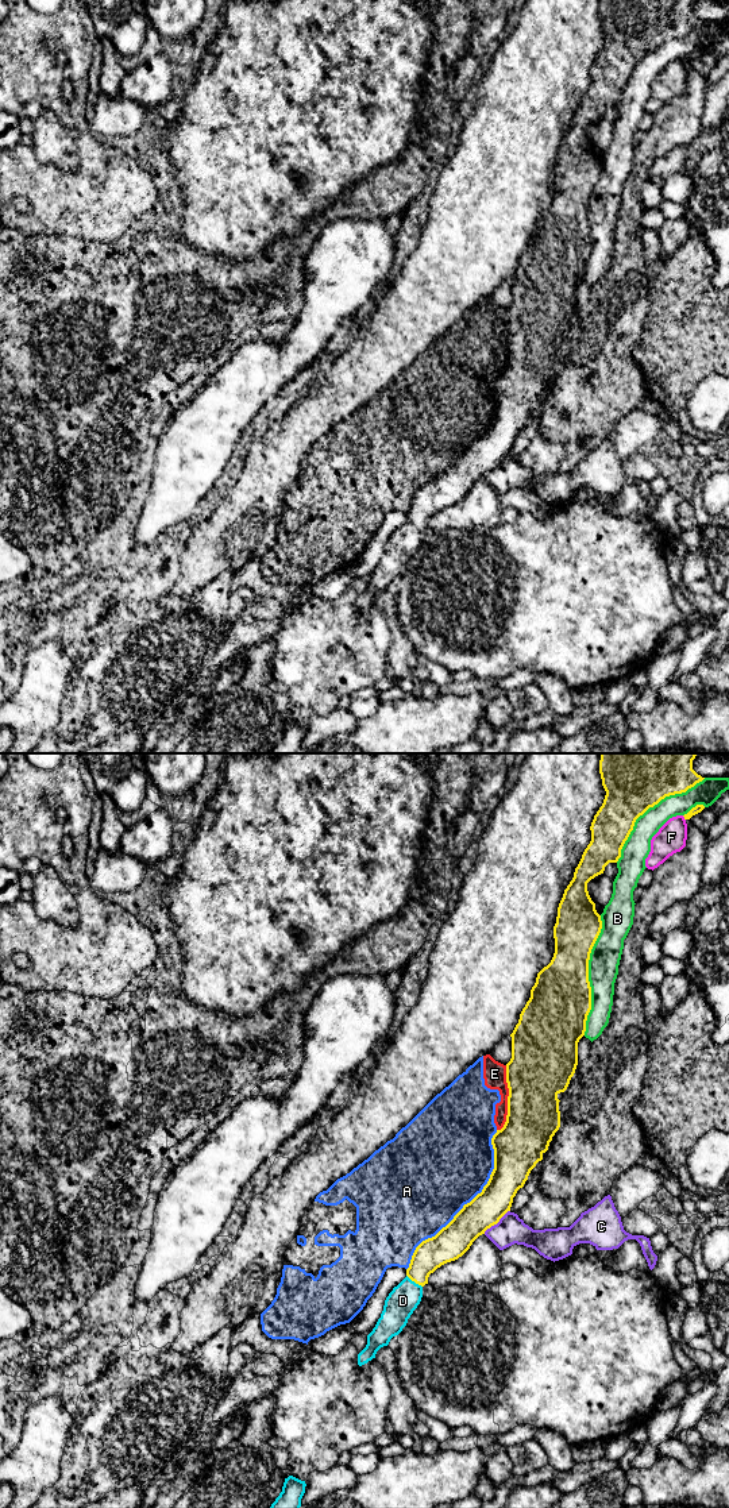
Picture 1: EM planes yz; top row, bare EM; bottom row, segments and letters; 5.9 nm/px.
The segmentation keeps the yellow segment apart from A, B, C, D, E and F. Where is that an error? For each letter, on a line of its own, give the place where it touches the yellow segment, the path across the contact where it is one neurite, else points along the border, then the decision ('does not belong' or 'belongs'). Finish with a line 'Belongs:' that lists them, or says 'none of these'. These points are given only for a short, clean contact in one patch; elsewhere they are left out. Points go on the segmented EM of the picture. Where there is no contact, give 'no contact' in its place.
A: yz (467, 1203) | does not belong
B: yz (587, 975) | does not belong
C: yz (496, 1223) | along yz (509, 1210), (483, 1233) | does not belong
D: yz (415, 1281) | belongs
E: yz (508, 1099) | along yz (505, 1065), (508, 1114), (505, 1123), (497, 1130) | does not belong
F: yz (685, 818) | does not belong
Belongs: D

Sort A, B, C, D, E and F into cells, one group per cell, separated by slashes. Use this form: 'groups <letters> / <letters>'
groups A E / B / C / D / F

